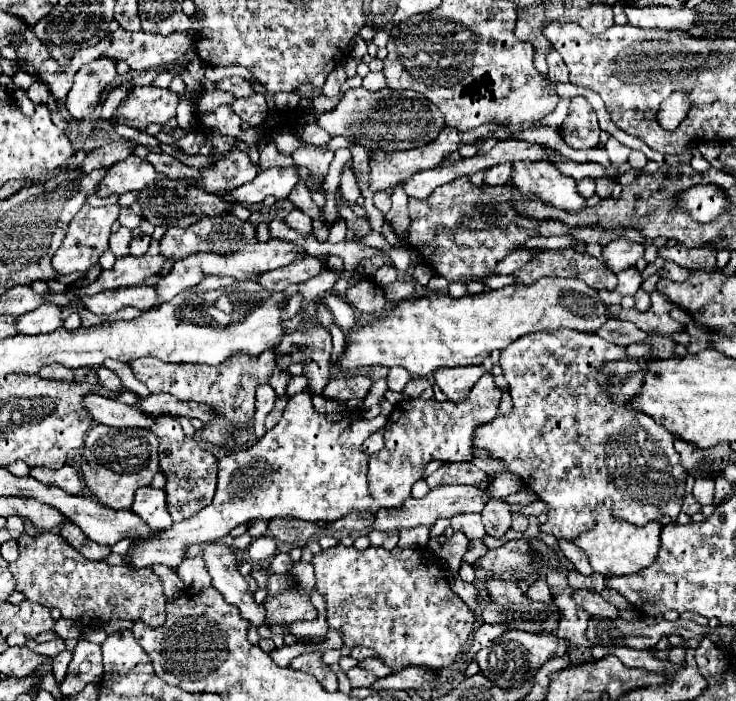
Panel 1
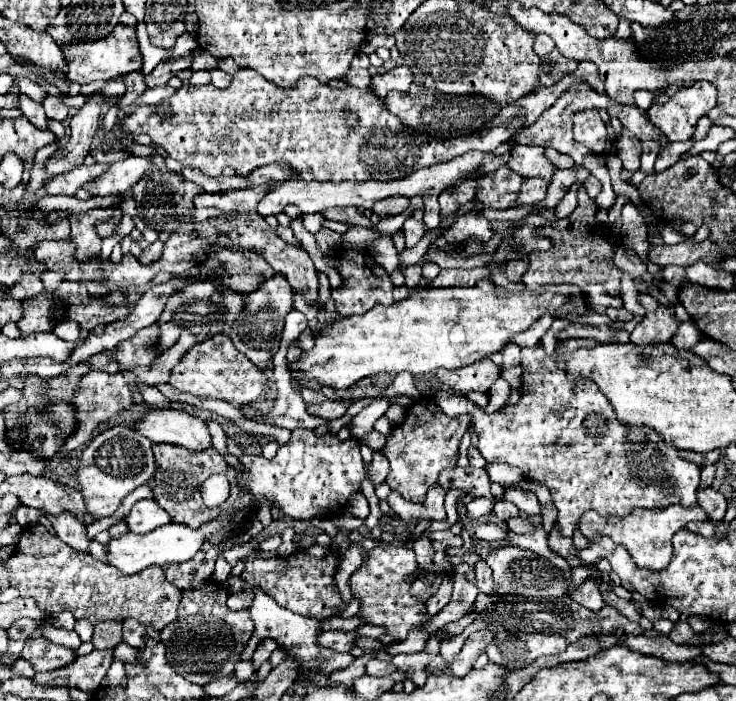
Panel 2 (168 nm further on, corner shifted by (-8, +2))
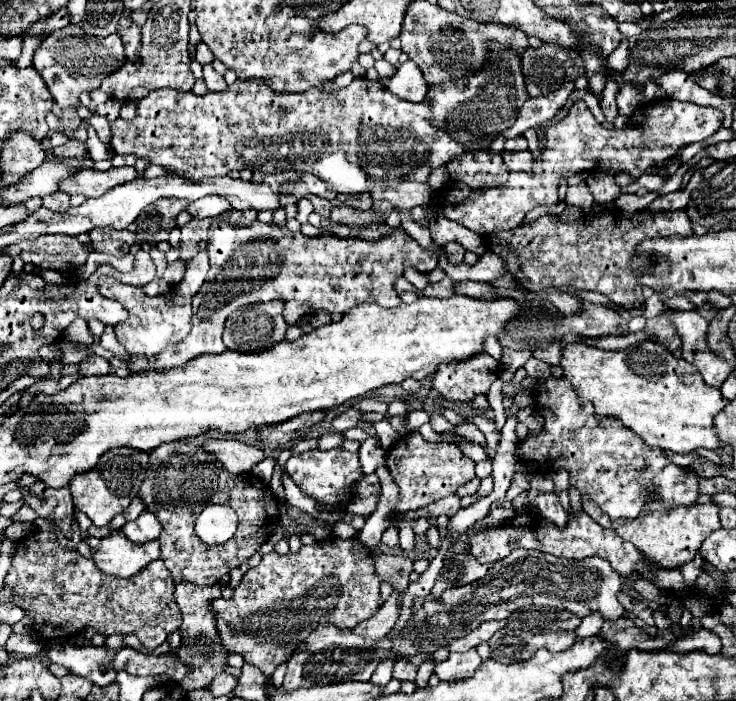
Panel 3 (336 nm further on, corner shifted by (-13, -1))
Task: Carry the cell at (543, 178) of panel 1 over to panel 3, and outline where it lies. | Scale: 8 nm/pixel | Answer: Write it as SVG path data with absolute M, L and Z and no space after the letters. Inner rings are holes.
M522 150L522 152L506 152L504 154L504 162L508 166L508 170L512 172L530 172L532 174L532 156L530 156L530 150Z

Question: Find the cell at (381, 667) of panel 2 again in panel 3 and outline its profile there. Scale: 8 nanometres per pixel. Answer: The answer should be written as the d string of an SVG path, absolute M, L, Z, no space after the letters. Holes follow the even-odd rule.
M396 660L392 678L400 680L400 682L406 682L406 680L408 680L408 682L414 682L414 678L416 678L416 670L418 670L418 666L410 664L408 660Z

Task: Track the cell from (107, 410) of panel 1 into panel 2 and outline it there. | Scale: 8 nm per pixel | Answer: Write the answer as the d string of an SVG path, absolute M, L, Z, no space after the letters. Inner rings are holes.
M149 411L147 419L135 427L153 443L171 443L185 449L209 449L213 445L207 423L185 411Z

